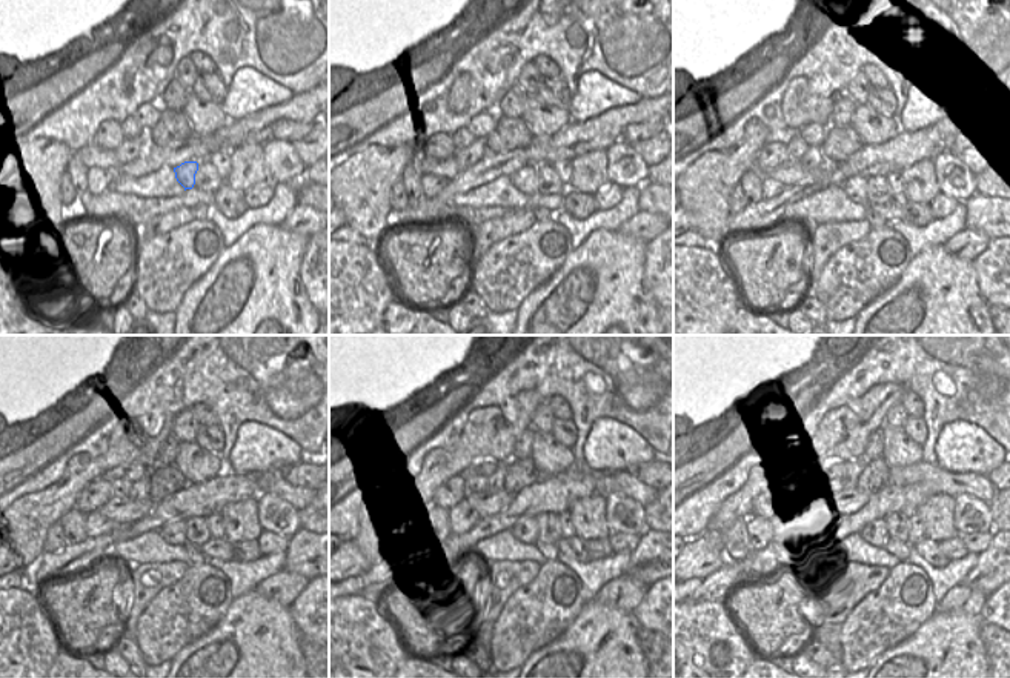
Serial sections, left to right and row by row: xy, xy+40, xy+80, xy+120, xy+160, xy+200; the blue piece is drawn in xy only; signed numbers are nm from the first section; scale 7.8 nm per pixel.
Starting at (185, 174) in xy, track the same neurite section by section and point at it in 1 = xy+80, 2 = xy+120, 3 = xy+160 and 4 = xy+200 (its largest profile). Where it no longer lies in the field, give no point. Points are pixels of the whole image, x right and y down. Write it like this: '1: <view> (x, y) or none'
1: xy+80 (858, 188)
2: xy+120 (174, 532)
3: xy+160 (526, 531)
4: xy+200 (873, 532)

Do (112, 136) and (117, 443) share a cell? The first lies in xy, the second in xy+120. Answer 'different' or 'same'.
different

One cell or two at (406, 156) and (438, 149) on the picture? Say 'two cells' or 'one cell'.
two cells

